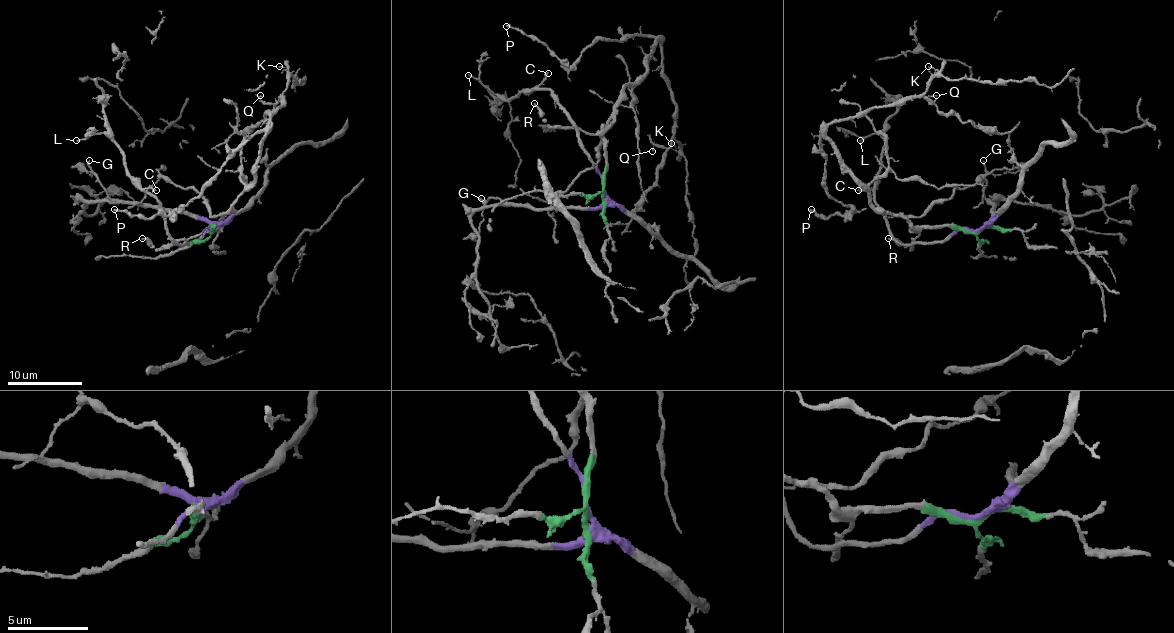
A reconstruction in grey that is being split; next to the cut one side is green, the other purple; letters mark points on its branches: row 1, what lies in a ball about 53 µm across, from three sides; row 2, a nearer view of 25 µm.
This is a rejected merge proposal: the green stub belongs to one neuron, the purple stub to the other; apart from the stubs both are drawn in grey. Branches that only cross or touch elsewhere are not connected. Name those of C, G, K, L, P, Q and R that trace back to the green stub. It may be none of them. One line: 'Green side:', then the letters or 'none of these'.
Green side: K, P, Q, R

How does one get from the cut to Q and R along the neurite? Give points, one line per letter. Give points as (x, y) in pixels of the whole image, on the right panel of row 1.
Q: (979, 229), (916, 227), (884, 214), (825, 133), (829, 124), (893, 101), (932, 103), (927, 98), (936, 96)
R: (979, 229), (959, 231), (947, 225), (927, 225), (910, 248), (887, 238)

